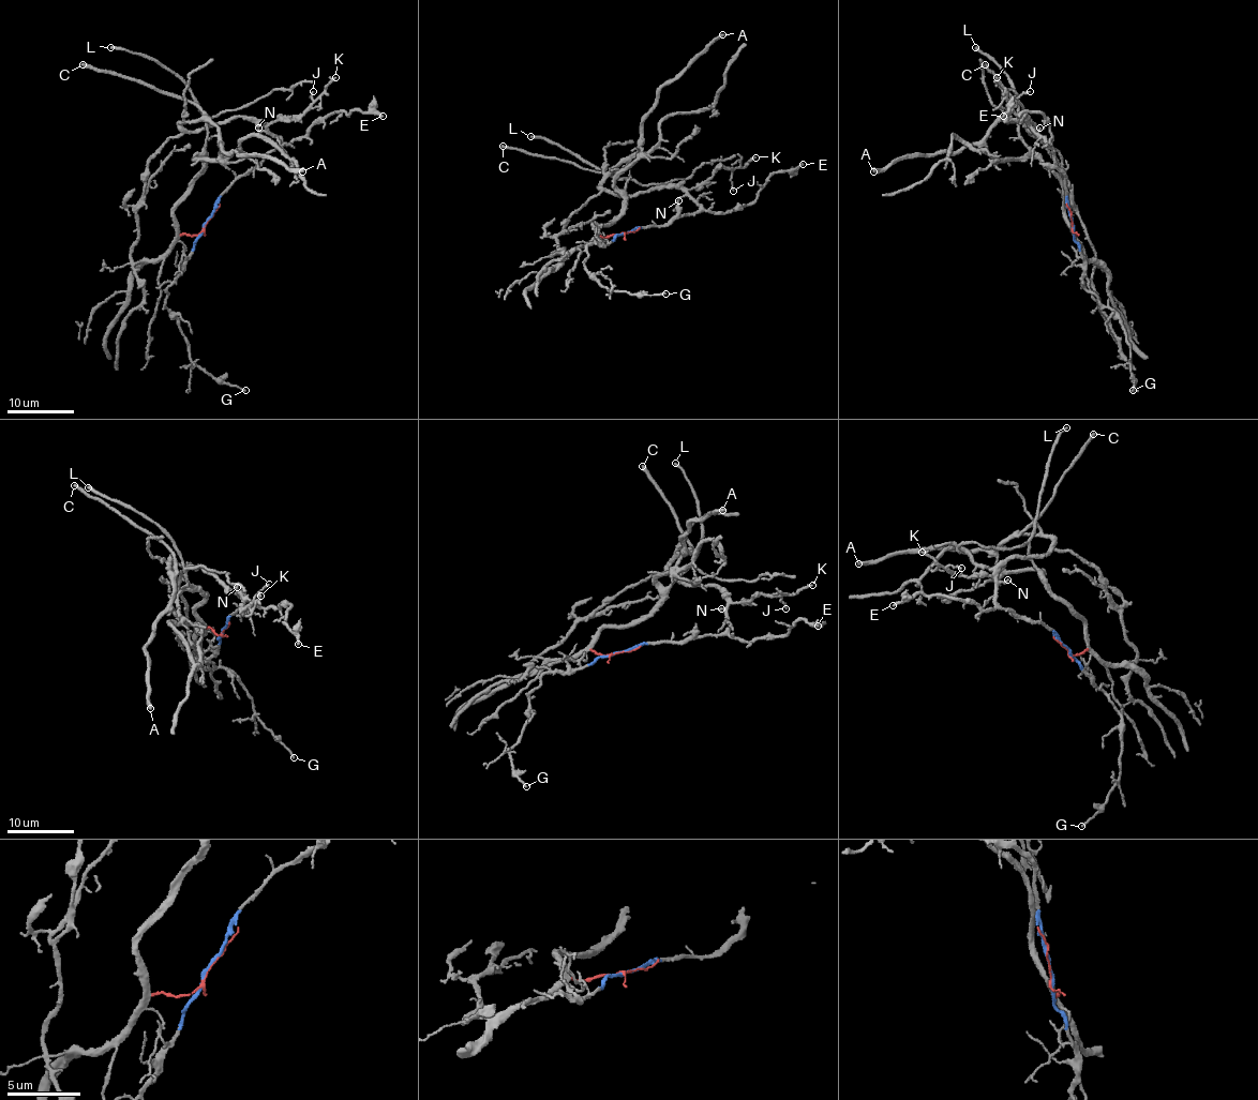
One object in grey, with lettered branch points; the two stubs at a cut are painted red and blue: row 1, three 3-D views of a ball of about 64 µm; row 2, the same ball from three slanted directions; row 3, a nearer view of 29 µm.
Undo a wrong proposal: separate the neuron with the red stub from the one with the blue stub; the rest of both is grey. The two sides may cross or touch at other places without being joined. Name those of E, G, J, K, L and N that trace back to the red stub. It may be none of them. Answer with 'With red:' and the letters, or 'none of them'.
With red: L

